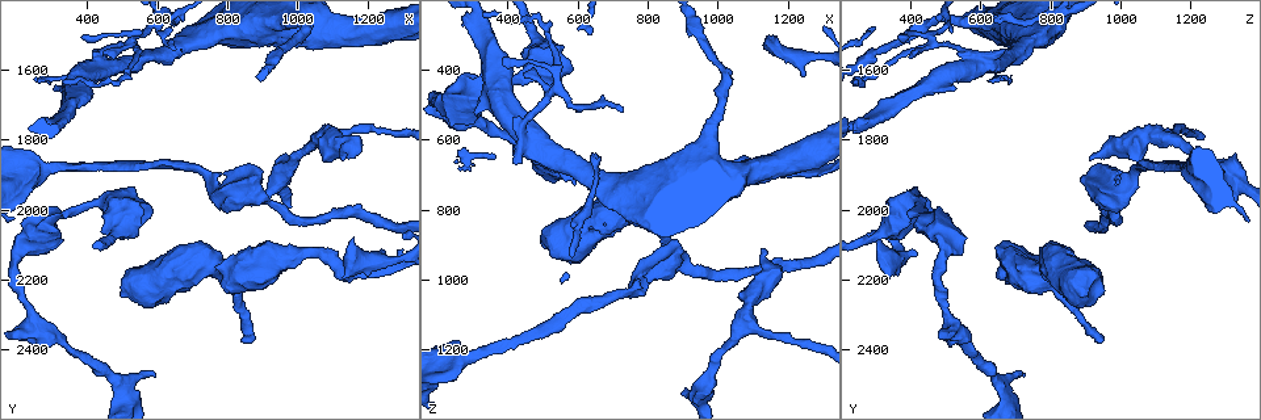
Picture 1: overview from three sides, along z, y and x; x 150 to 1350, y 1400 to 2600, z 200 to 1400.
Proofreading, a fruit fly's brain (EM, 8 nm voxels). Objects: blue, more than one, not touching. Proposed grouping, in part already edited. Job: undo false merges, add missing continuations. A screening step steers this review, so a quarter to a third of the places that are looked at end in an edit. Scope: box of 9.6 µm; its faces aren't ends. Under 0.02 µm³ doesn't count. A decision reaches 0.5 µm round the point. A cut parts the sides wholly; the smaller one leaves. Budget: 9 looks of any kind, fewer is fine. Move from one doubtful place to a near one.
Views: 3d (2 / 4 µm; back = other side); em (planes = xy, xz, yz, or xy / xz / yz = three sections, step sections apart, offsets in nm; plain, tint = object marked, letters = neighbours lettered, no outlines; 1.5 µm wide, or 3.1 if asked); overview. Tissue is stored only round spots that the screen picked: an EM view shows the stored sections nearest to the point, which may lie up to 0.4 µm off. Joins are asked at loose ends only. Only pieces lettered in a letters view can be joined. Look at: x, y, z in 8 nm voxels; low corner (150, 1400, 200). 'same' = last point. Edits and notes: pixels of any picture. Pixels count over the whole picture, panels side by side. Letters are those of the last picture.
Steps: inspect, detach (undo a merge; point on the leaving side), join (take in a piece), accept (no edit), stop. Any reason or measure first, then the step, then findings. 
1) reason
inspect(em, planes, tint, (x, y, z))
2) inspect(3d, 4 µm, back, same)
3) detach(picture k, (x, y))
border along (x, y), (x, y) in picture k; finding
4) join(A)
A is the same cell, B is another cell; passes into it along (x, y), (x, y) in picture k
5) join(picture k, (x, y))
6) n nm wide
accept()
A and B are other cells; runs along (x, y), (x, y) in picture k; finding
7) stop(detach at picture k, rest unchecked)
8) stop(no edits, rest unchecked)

an open end
inspect(em, yz, step 8, letters, (1150, 2070, 310))

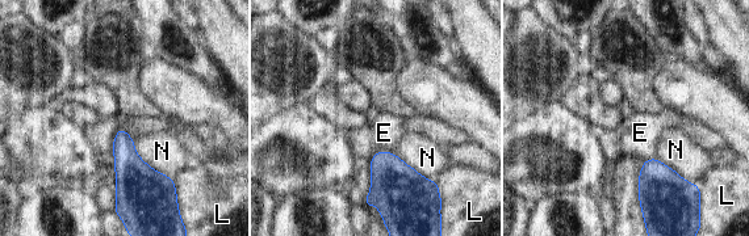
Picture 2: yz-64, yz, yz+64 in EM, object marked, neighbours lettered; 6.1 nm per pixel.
cut it another way
inspect(em, planes, letters, same)

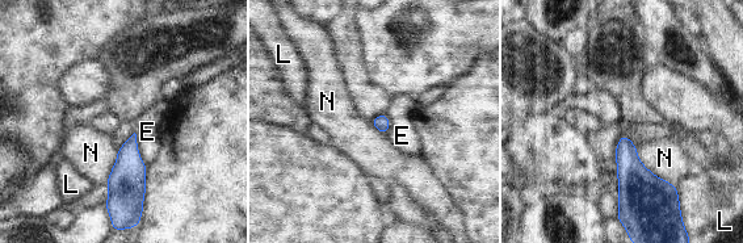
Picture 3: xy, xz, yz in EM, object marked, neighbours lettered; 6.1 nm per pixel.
N touches over 360 nm
accept()
E, L and N are other cells; none of them fits

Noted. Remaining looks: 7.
three arms meet
inspect(em, xy, step 4, tint, (530, 1530, 450))

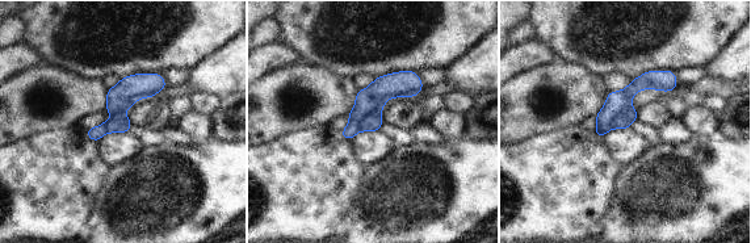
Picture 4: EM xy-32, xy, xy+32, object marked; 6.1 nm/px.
inspect(em, xy, step 4, letters, same)

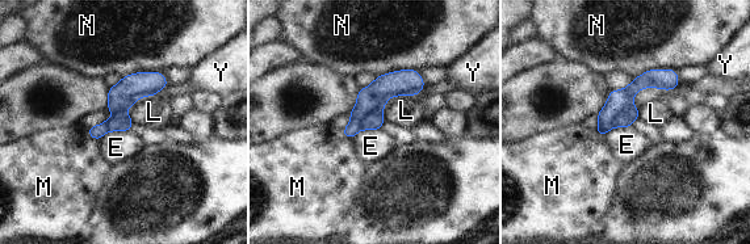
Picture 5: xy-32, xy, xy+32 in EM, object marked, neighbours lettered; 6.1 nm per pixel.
140 nm wide
detach(picture 5, (372, 121))
E, L, M, N and Y are other cells; border along (381, 109), (368, 112), (360, 127) in picture 5; a second neuron is stuck on

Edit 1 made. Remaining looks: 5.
calibre changes
inspect(em, planes, letters, (840, 2250, 830))

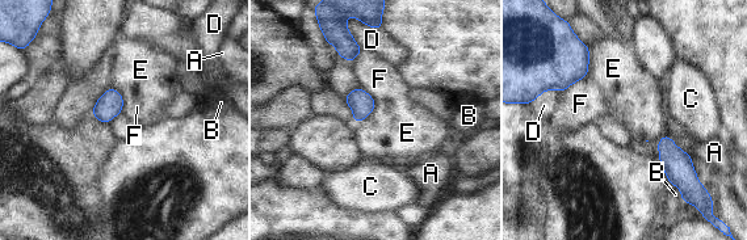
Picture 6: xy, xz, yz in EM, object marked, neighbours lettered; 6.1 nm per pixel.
20 nm wide
accept()
A, B, C, D, E and F are other cells; border along (590, 46), (586, 78) in picture 6; one neuron here

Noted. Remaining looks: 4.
inspect(em, planes, plain, (600, 2480, 730))

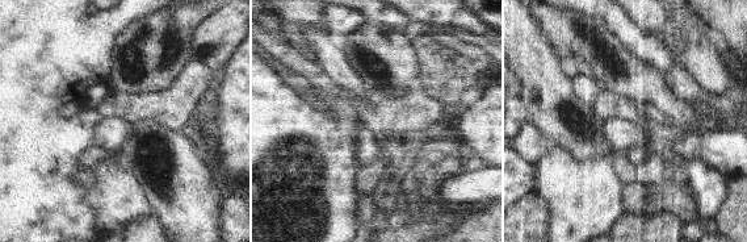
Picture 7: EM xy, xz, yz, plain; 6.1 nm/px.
inspect(em, planes, letters, same)

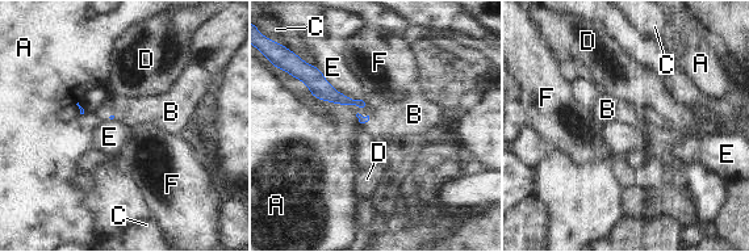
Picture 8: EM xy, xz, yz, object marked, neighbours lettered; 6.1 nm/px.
join(B)
B is the same cell, A, C, D, E and F are other cells; passes into it along (323, 91), (360, 108), (385, 118) in picture 8; the neuron continues

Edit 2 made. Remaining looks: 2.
stop(detach at picture 5, join at picture 8, rest unchecked)

